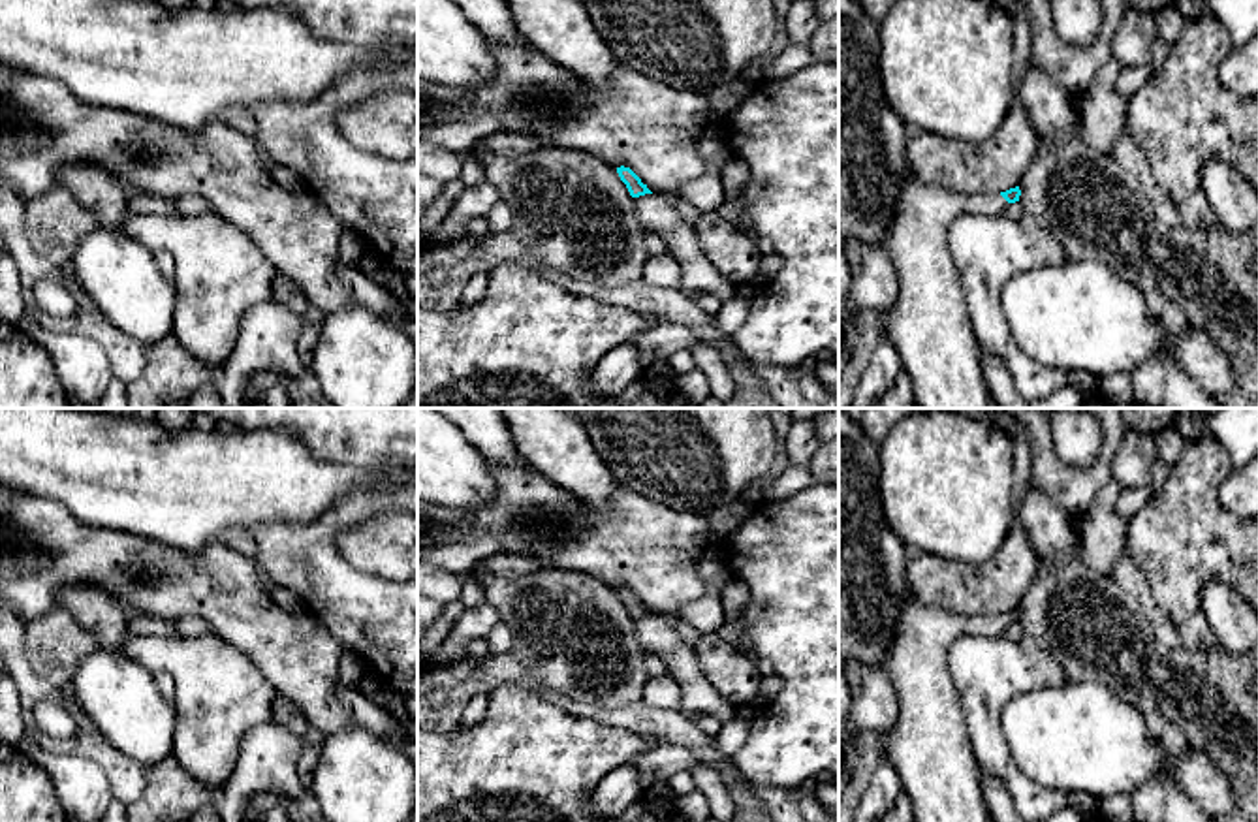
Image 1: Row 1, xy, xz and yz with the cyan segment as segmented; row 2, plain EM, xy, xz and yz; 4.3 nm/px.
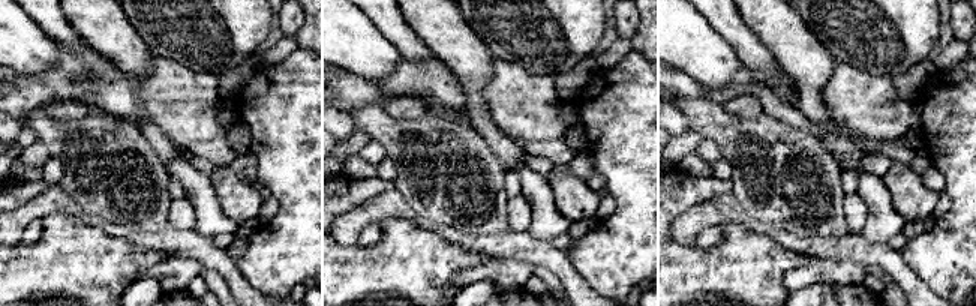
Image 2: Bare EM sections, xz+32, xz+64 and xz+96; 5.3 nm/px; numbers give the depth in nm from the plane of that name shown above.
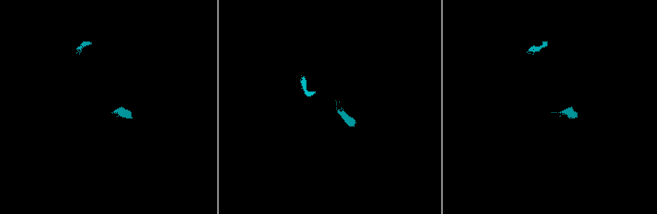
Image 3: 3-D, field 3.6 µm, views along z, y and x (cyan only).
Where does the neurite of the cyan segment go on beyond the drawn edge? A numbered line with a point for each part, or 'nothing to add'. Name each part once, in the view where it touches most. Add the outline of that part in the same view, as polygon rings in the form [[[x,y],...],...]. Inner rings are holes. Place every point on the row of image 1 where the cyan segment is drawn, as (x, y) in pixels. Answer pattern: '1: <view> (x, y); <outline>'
1: yz (929, 326); [[[912,167],[904,173],[884,241],[899,277],[893,307],[880,320],[880,337],[901,356],[920,408],[989,408],[982,348],[970,325],[961,278],[950,254],[950,222],[963,213],[997,216],[1010,203],[1000,194],[965,196],[923,182]]]

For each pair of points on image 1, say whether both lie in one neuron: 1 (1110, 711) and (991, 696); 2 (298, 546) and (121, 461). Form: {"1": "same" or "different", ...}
{"1": "different", "2": "different"}

